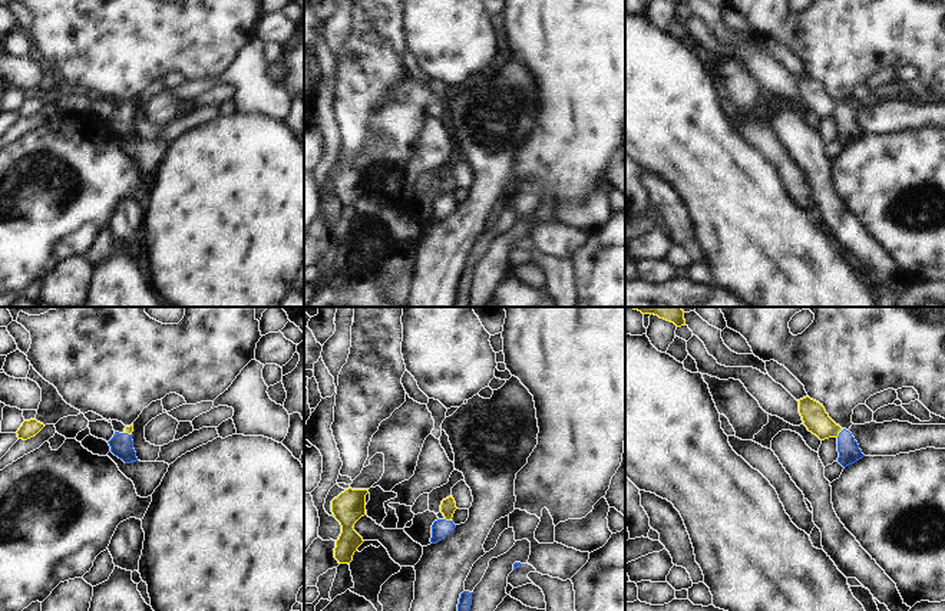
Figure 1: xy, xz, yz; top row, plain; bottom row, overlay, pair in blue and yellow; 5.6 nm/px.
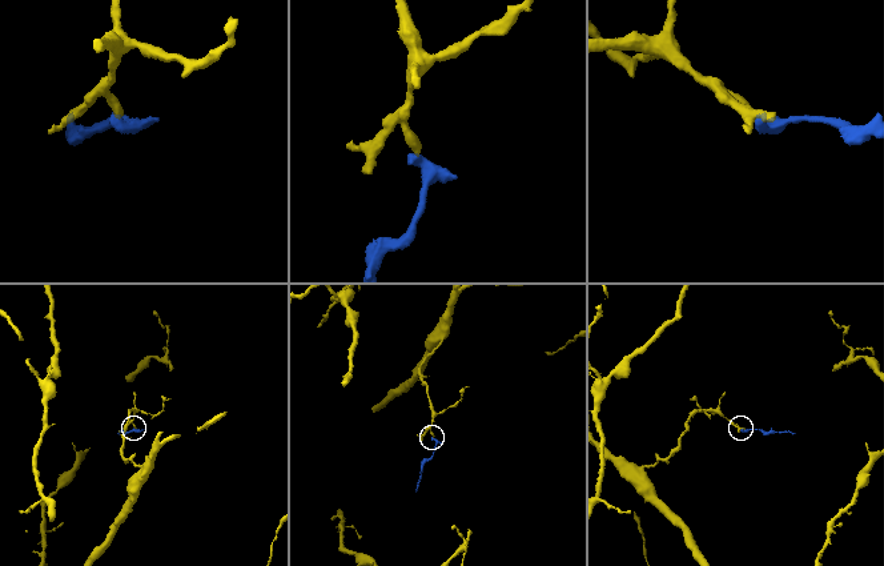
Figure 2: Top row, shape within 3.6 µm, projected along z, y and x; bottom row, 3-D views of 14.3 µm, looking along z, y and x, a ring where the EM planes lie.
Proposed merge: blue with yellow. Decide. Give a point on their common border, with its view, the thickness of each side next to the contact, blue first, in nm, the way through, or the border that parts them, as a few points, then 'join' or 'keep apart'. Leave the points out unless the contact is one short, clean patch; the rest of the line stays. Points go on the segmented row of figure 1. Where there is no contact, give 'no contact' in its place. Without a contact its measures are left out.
yz (839, 433) | 120/140 nm | across yz (848, 448), (839, 433), (826, 428), (813, 415) | join

